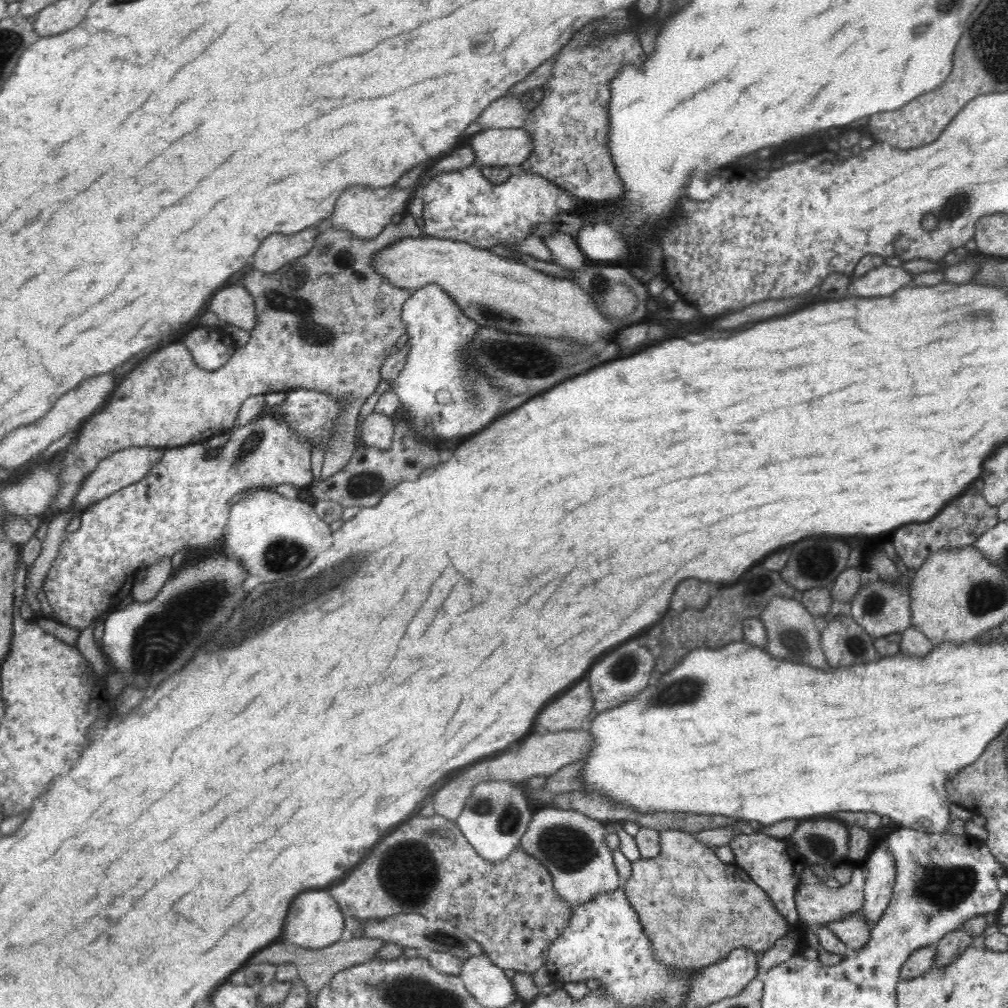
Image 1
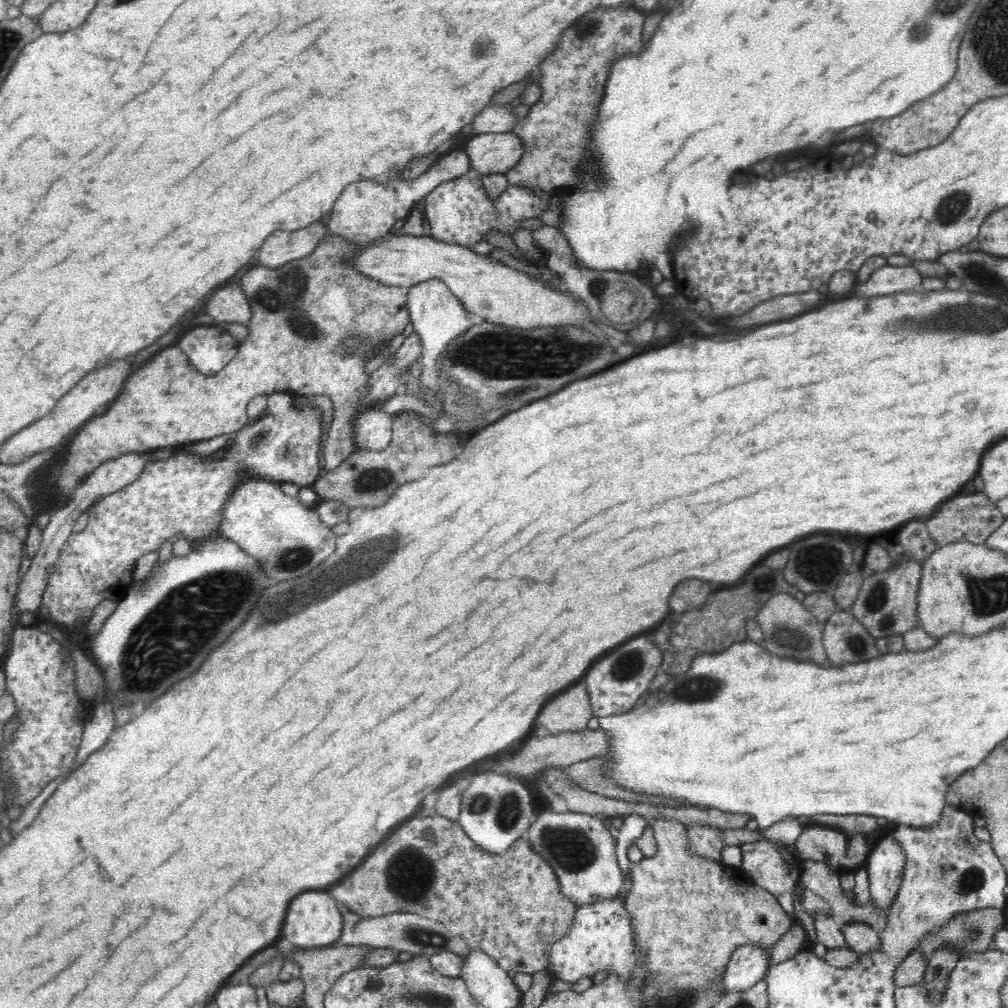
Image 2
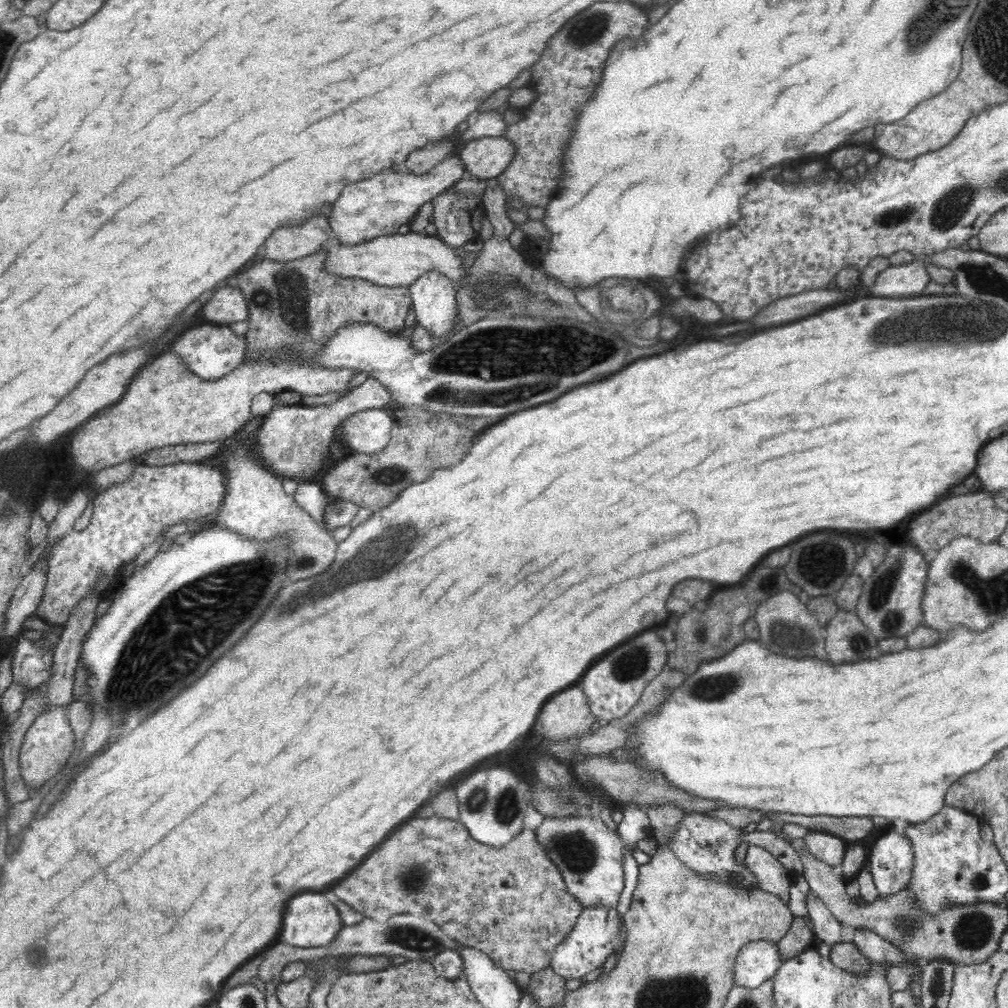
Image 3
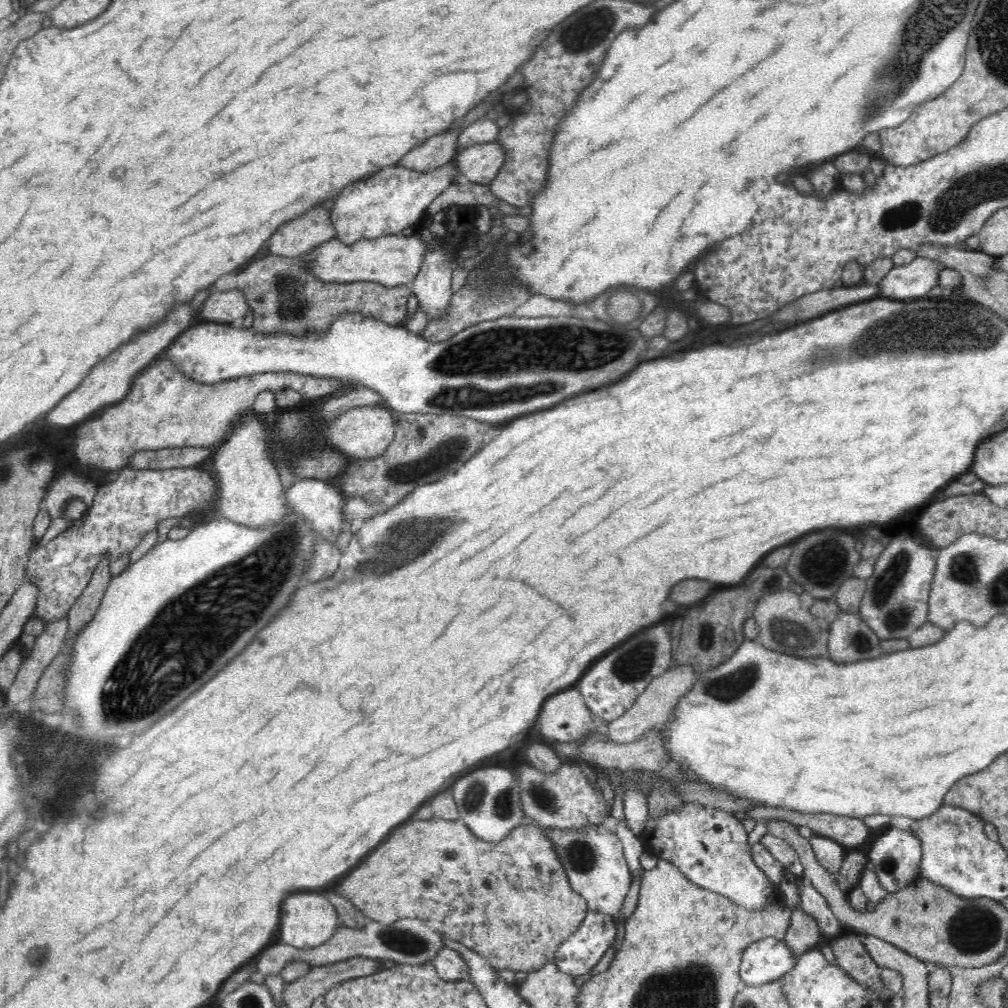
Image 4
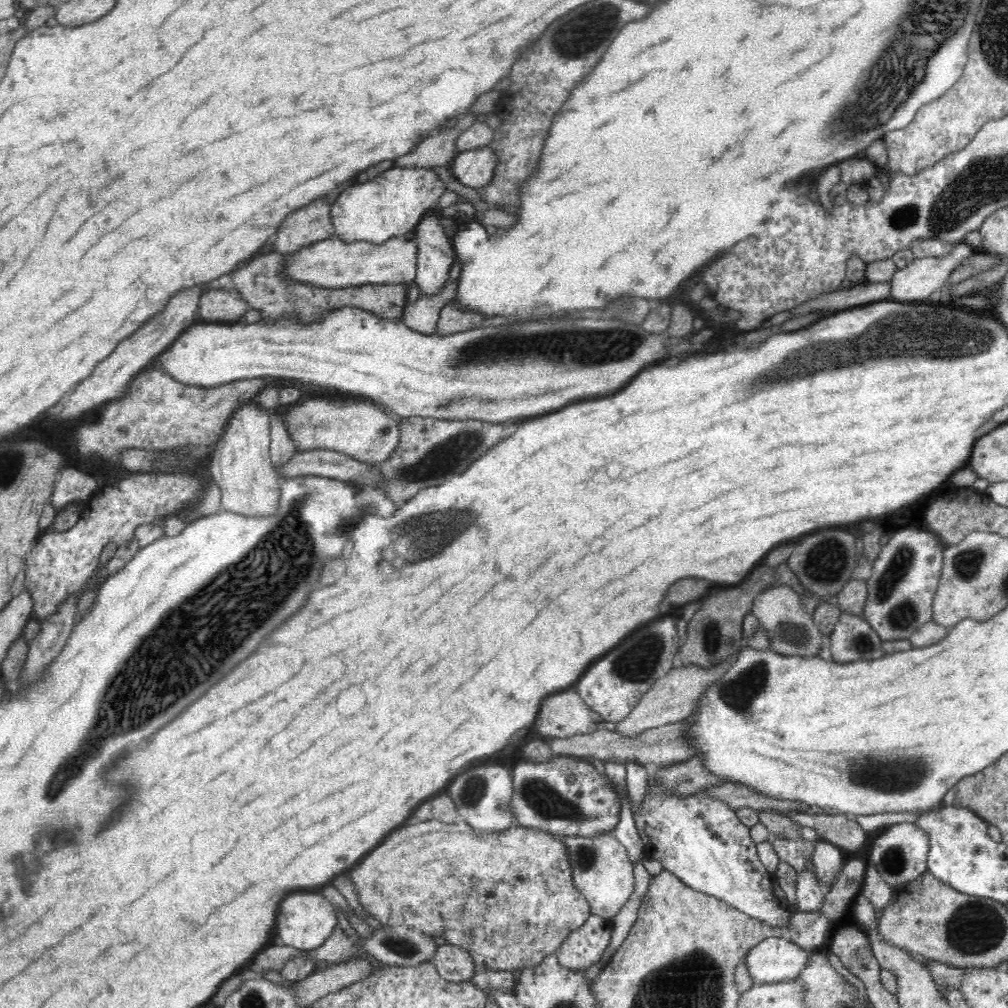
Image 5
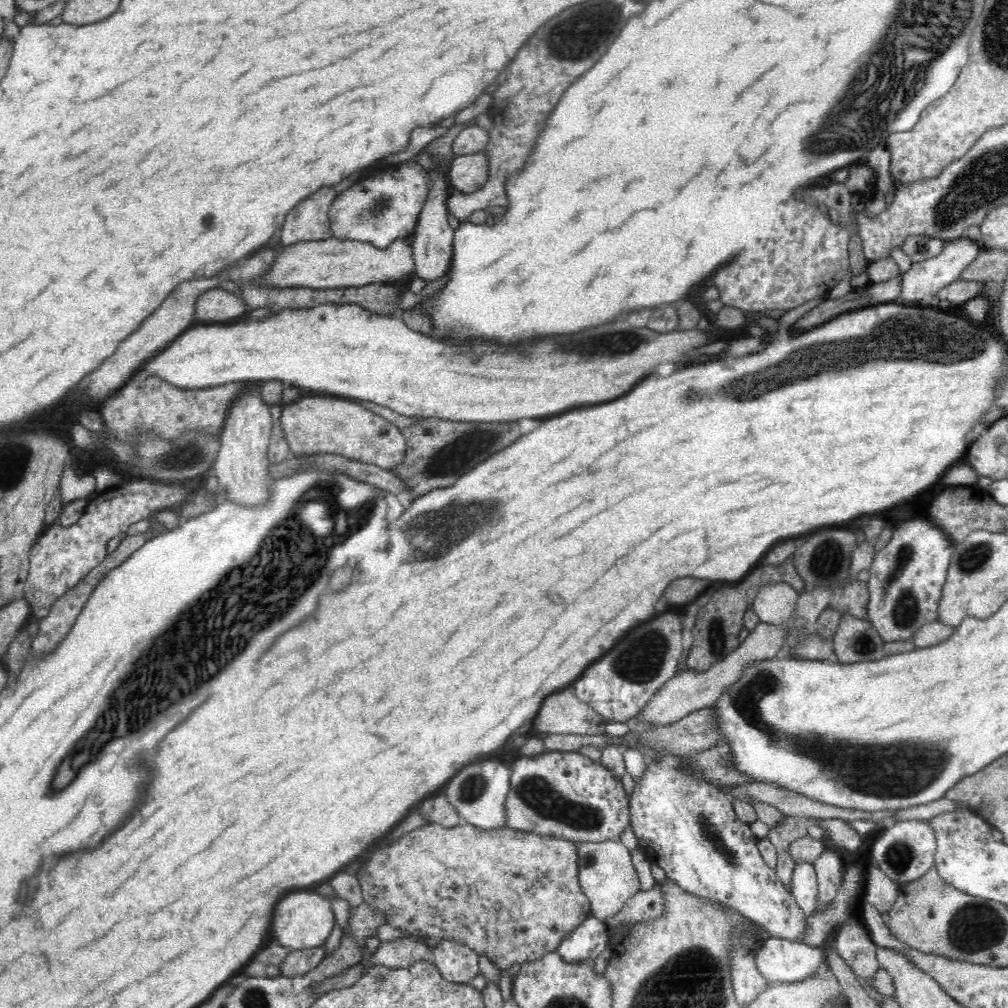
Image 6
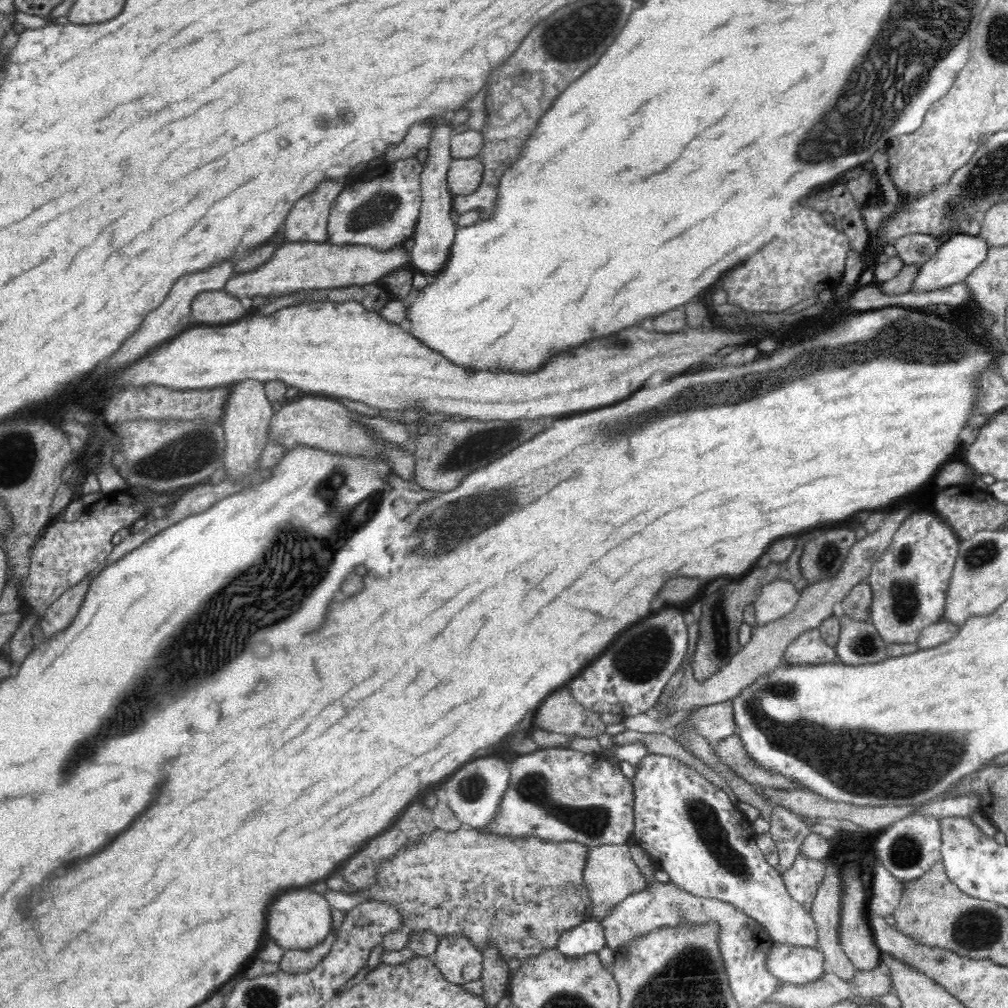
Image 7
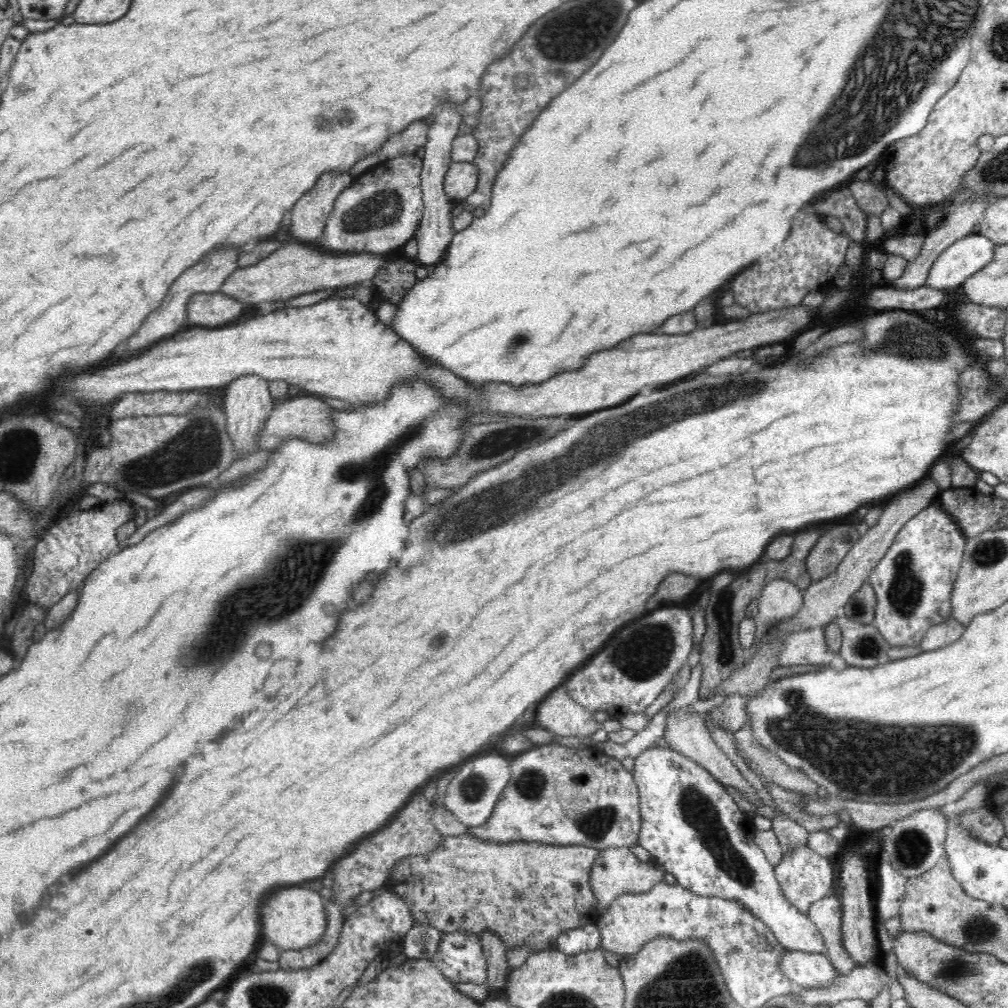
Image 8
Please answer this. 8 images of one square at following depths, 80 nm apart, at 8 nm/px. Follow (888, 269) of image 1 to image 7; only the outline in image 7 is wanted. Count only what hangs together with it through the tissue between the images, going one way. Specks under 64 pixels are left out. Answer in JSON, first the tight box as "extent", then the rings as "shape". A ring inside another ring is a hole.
{"extent":[909,232,989,292],"shape":[[[961,232],[950,237],[942,246],[940,246],[936,256],[927,260],[916,273],[909,290],[911,292],[930,292],[952,286],[957,282],[965,280],[966,276],[986,258],[989,244],[979,235],[969,235],[967,232]]]}

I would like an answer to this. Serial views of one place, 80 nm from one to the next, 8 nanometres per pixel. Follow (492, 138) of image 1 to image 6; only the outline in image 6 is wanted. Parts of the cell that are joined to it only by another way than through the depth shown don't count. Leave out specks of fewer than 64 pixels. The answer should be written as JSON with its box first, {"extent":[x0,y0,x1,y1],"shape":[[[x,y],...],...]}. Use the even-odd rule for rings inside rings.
{"extent":[446,151,488,194],"shape":[[[480,151],[455,156],[450,161],[446,176],[452,191],[464,194],[477,191],[488,180],[488,155]]]}

